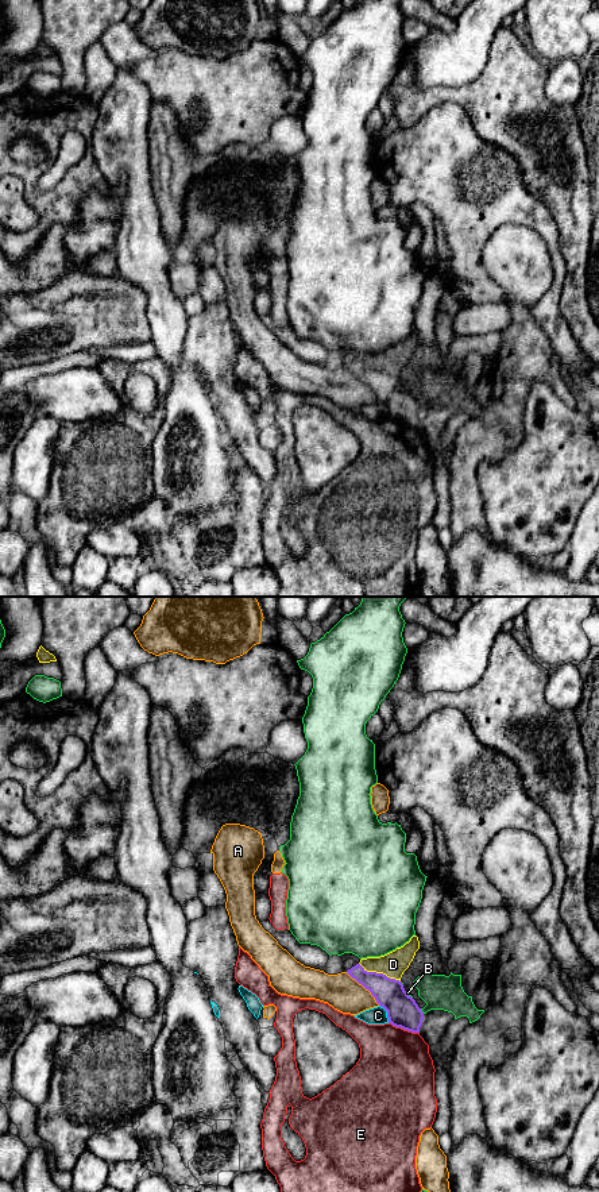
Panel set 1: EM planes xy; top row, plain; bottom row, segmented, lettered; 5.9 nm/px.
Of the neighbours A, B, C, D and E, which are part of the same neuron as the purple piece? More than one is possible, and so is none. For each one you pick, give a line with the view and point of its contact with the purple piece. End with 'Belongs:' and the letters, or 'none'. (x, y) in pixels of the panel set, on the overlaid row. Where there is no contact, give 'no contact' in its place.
Belongs: none

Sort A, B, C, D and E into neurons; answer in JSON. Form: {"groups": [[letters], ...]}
{"groups": [["A"], ["B"], ["C"], ["D"], ["E"]]}

